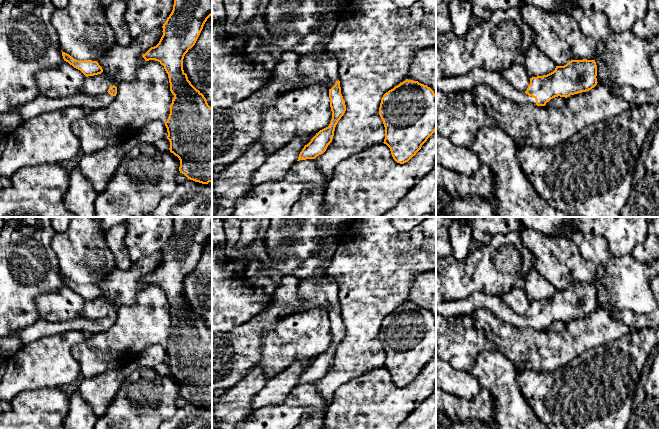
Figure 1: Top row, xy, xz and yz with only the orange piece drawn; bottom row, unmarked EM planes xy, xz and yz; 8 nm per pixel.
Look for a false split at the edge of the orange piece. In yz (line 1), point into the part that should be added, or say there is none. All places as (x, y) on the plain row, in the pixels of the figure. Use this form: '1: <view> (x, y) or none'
1: yz (495, 304)

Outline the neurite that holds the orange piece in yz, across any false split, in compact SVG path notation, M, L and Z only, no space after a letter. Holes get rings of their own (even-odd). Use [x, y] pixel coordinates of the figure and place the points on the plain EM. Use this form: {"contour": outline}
{"contour": "M571 284L564 290L556 290L555 294L547 299L530 302L530 308L526 315L519 315L512 311L499 296L488 296L483 293L472 294L463 300L441 302L436 306L436 311L443 317L469 316L474 311L484 308L491 311L503 321L519 328L532 328L545 330L547 326L555 321L569 321L591 314L597 309L597 289L595 284Z"}

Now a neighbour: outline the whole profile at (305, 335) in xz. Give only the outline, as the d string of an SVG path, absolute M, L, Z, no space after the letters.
M313 308L292 314L264 335L261 360L269 380L299 360L311 363L329 350L332 343L329 313L324 308Z

